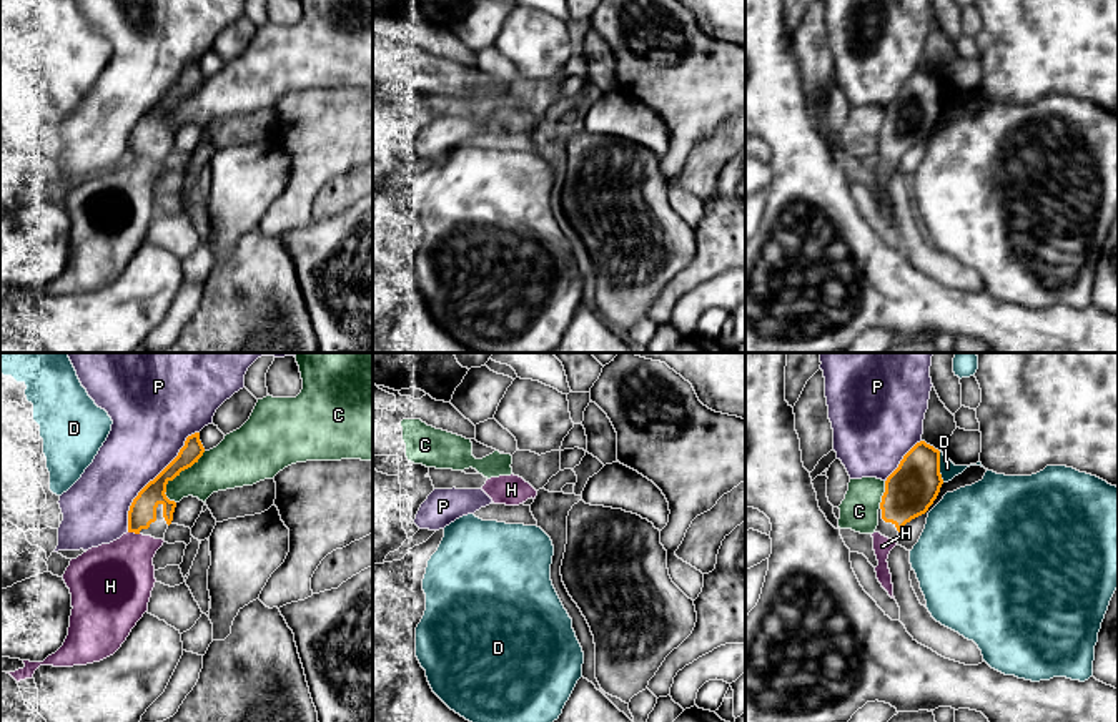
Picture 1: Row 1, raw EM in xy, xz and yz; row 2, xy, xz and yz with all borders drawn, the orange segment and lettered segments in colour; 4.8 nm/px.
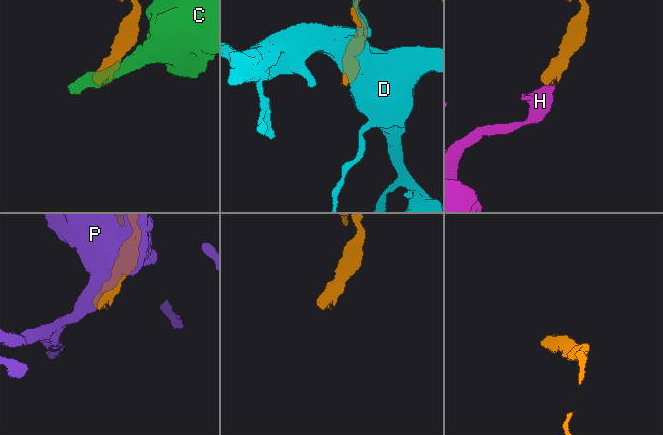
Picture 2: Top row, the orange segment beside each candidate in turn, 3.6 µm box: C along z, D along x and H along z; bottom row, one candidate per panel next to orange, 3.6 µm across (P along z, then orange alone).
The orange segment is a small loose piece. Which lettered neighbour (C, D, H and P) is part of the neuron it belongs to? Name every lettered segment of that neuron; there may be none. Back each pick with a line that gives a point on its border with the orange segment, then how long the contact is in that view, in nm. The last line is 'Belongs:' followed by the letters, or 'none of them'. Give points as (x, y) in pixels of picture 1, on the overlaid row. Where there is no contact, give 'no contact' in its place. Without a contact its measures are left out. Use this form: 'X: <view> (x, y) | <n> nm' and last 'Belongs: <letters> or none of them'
H: xy (133, 531) | 60 nm
Belongs: H

